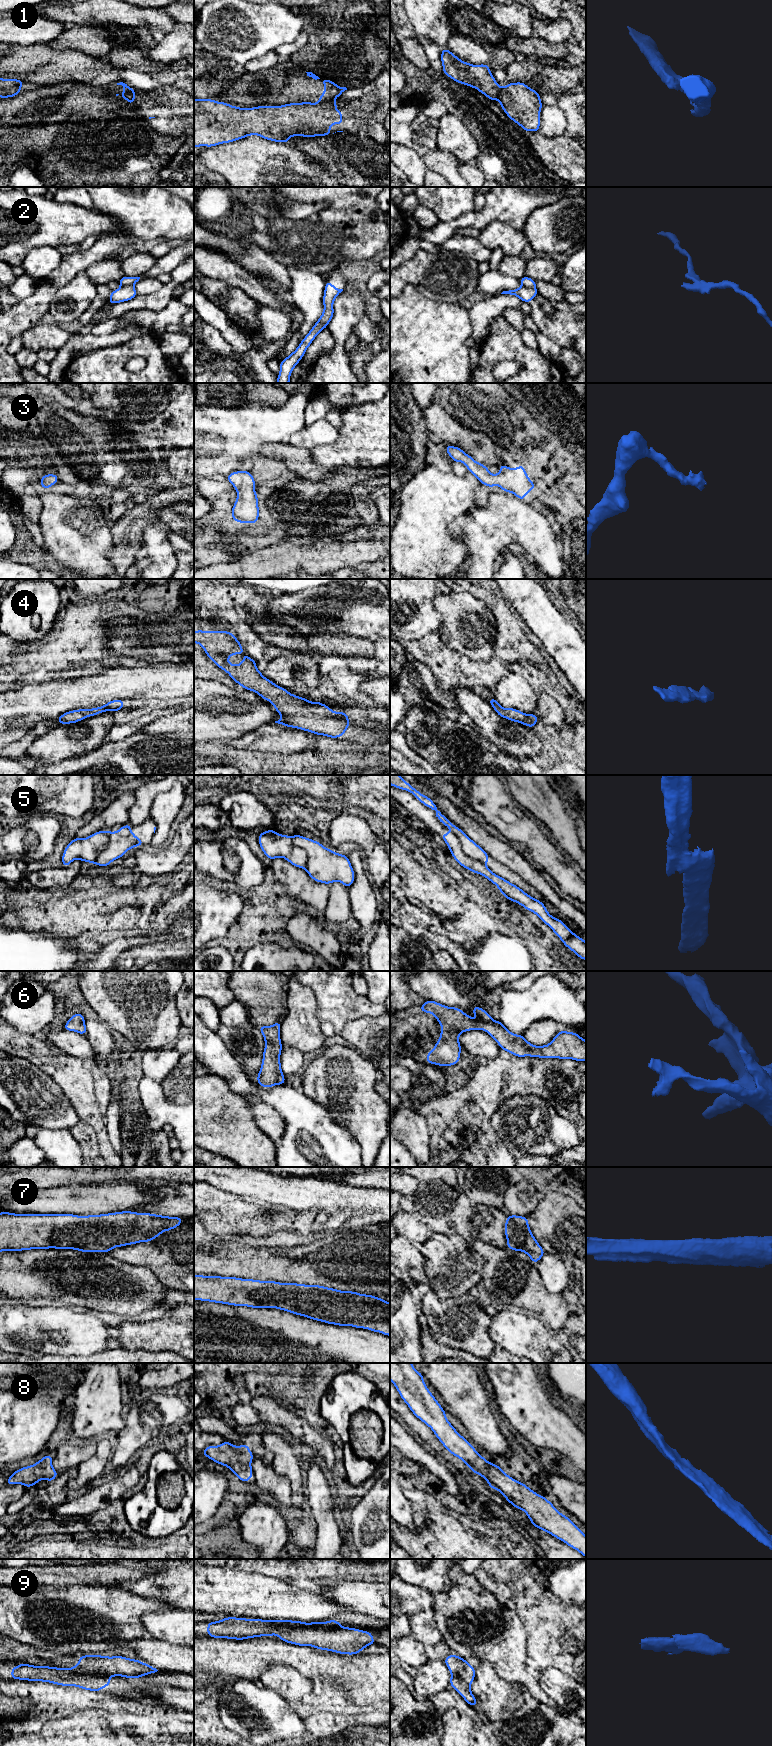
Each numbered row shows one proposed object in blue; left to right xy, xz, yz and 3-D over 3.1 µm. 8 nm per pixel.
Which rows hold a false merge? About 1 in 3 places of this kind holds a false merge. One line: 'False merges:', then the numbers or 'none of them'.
False merges: 1, 2, 5, 9

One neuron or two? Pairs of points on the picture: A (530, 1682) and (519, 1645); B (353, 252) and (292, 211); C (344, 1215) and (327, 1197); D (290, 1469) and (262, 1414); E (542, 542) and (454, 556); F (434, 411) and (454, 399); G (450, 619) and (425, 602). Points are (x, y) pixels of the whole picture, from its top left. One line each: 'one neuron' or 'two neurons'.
A: one neuron
B: two neurons
C: two neurons
D: two neurons
E: two neurons
F: two neurons
G: two neurons

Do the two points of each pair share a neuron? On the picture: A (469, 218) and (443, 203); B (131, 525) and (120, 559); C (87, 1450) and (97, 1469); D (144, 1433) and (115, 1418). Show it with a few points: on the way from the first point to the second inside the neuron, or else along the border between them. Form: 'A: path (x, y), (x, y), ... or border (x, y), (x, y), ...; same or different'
A: border (474, 210), (450, 221), (440, 220); different
B: path (127, 533), (125, 551); same
C: border (96, 1443), (95, 1453), (77, 1467); different
D: border (125, 1418), (125, 1424), (119, 1431); different

